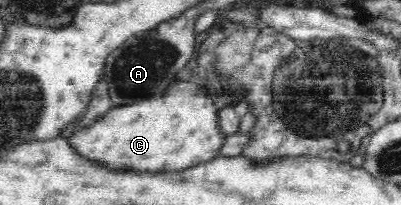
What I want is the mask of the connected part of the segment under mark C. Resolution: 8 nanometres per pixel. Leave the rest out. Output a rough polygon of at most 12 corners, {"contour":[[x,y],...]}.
{"contour":[[205,85],[117,106],[67,141],[111,171],[184,171],[226,136]]}

